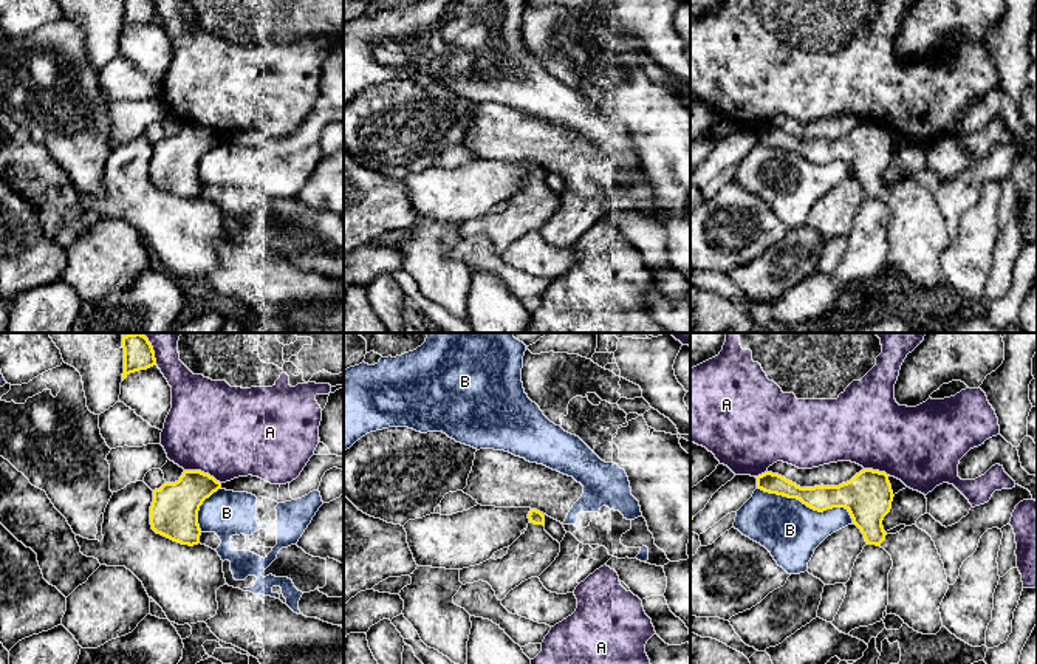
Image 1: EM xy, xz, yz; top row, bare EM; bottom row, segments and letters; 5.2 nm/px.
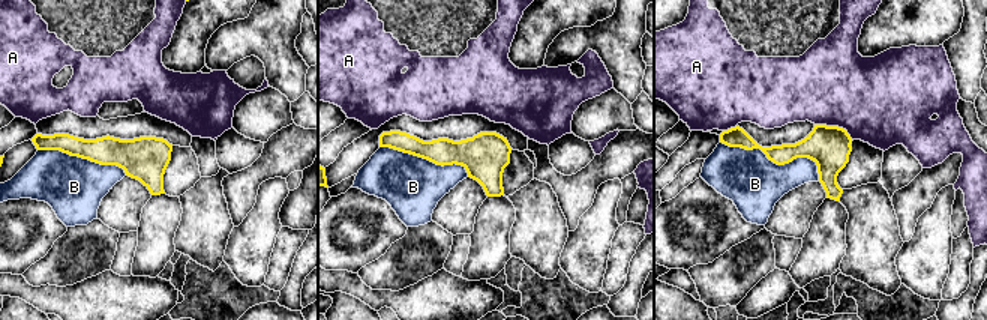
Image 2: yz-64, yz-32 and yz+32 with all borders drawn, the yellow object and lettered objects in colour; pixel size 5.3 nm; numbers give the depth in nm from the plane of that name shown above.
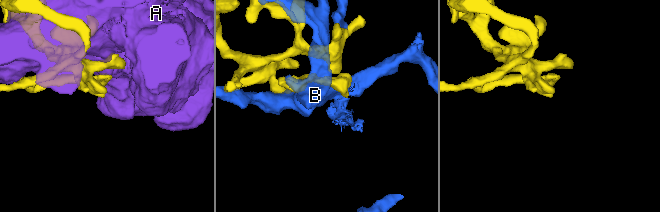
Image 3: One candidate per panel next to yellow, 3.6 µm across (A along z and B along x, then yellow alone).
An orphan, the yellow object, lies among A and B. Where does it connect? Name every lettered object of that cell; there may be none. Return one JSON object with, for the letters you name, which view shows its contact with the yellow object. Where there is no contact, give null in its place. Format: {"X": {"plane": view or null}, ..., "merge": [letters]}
{"merge": []}

